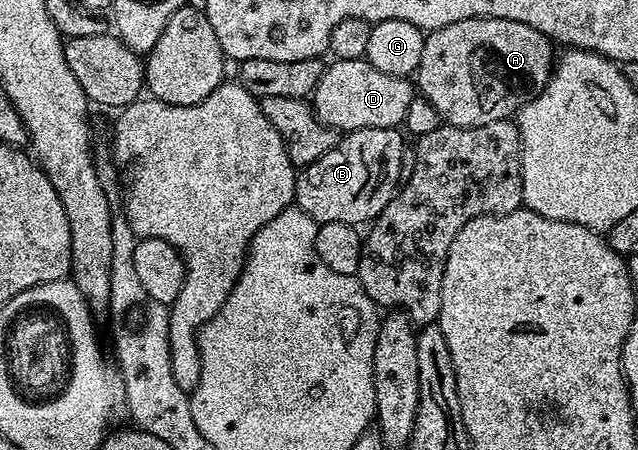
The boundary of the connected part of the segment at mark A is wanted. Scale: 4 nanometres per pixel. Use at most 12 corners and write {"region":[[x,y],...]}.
{"region":[[484,16],[424,35],[417,88],[444,125],[514,117],[557,52]]}

